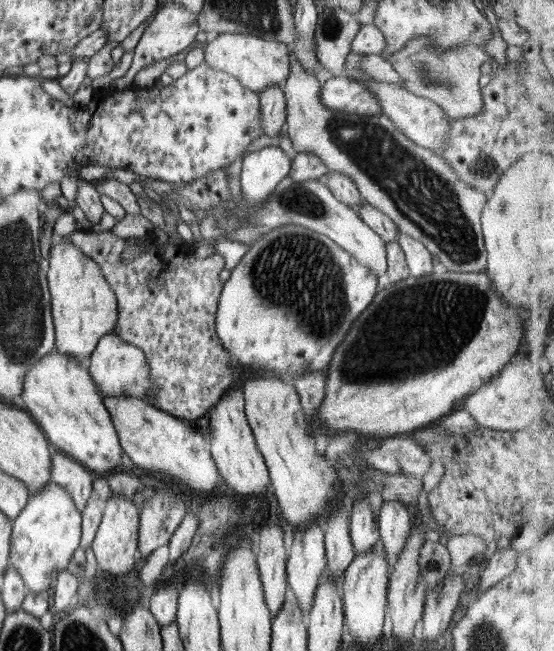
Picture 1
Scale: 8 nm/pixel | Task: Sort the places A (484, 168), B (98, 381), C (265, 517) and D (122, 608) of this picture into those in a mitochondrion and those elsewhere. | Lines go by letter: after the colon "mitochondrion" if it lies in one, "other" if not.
A: mitochondrion
B: other
C: other
D: other

